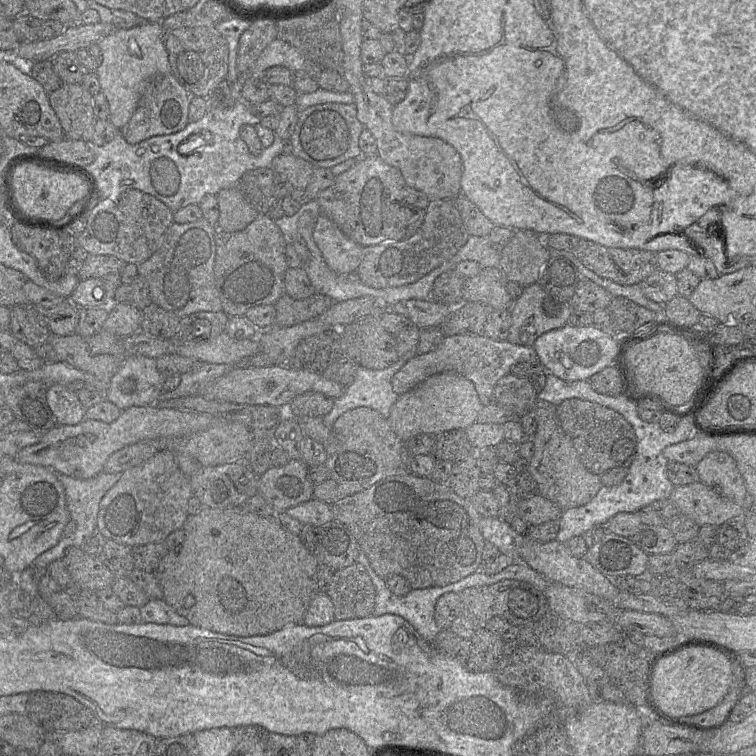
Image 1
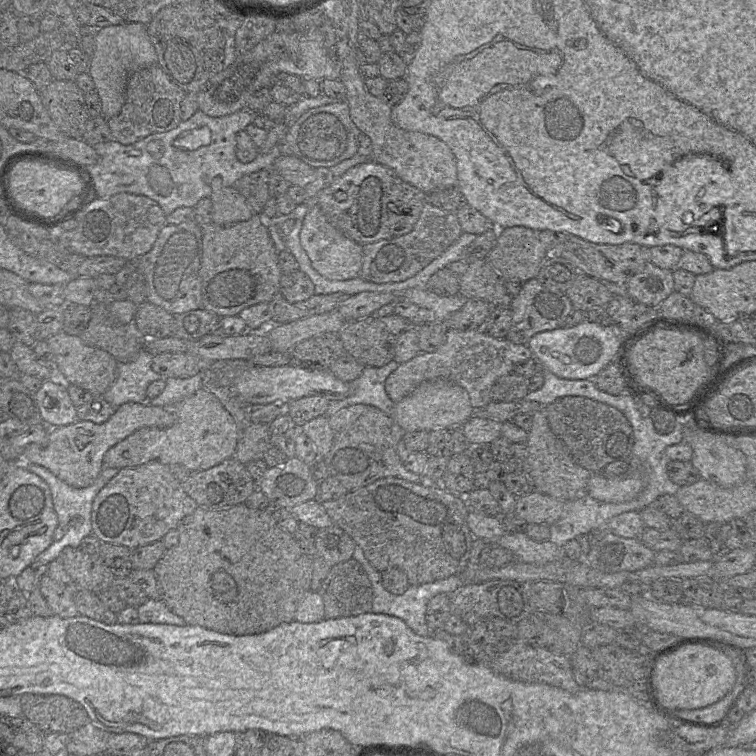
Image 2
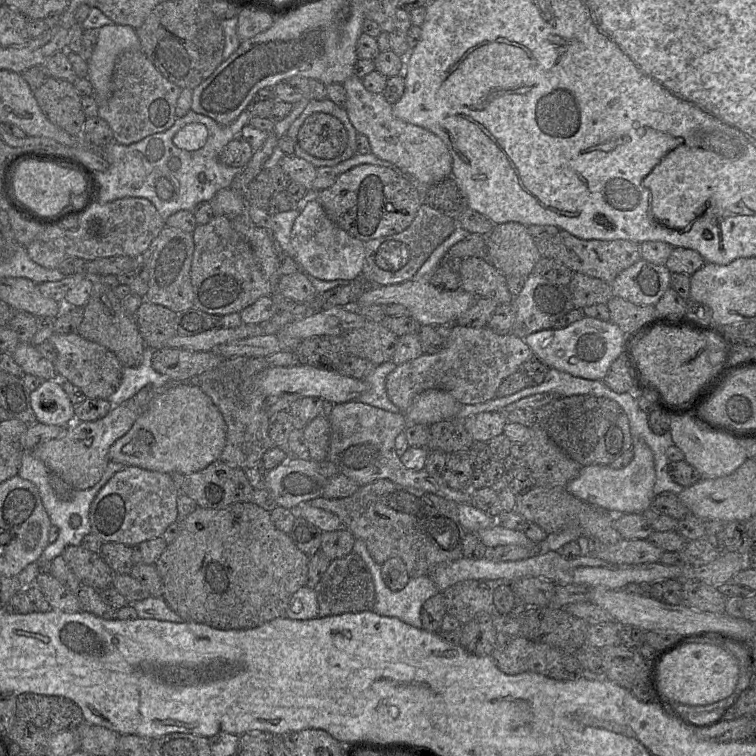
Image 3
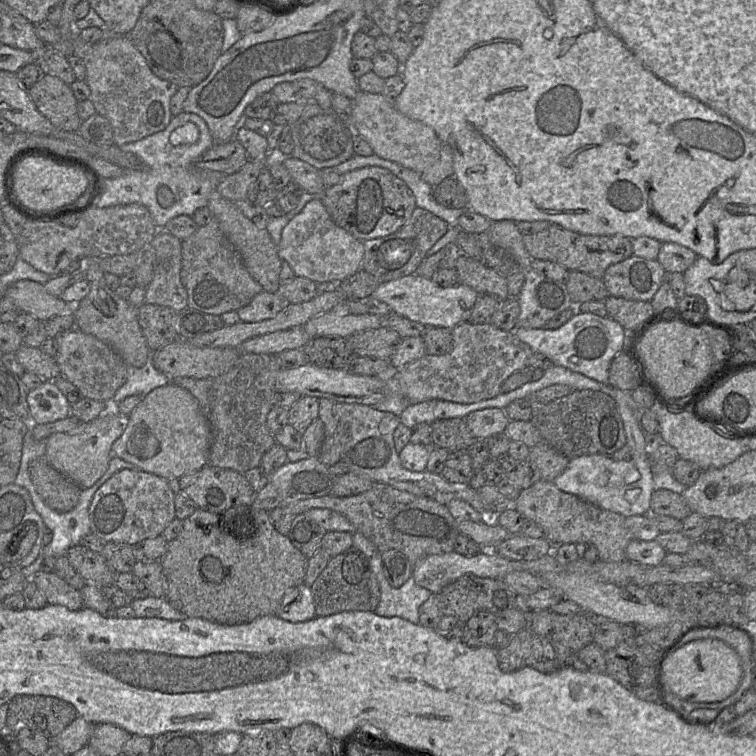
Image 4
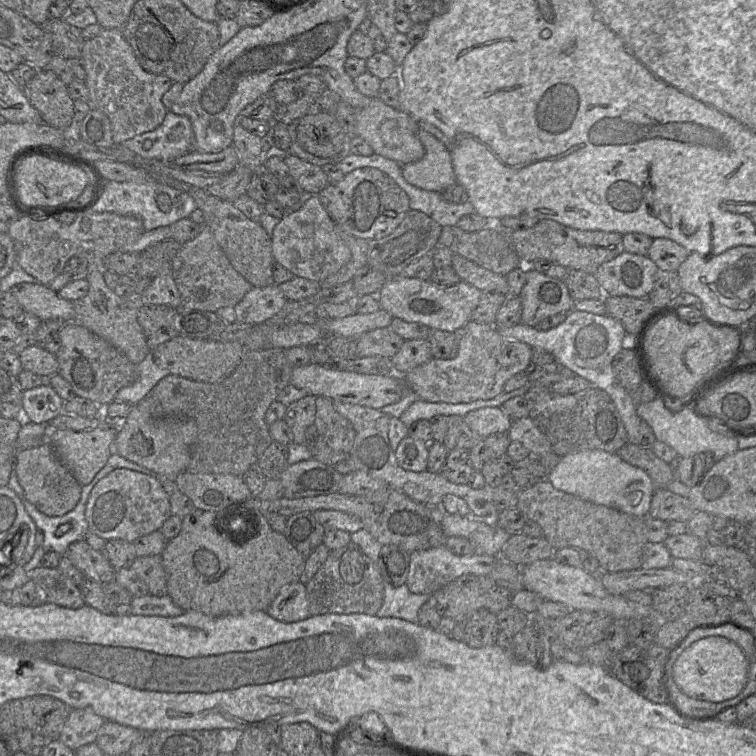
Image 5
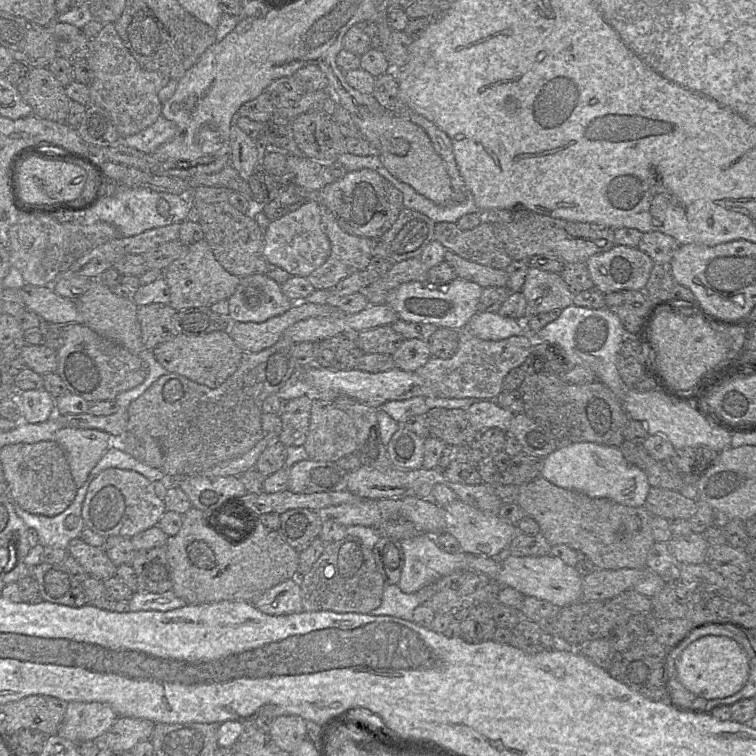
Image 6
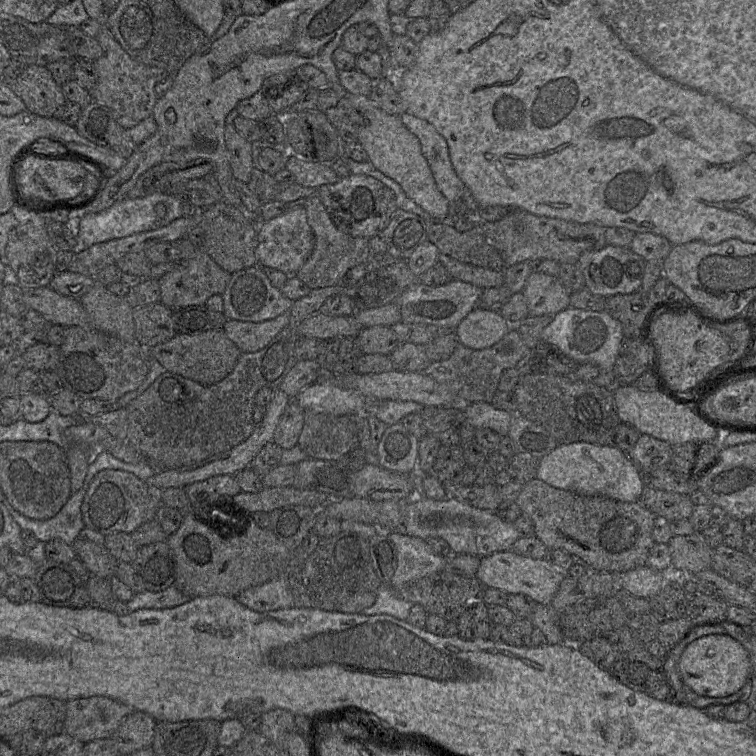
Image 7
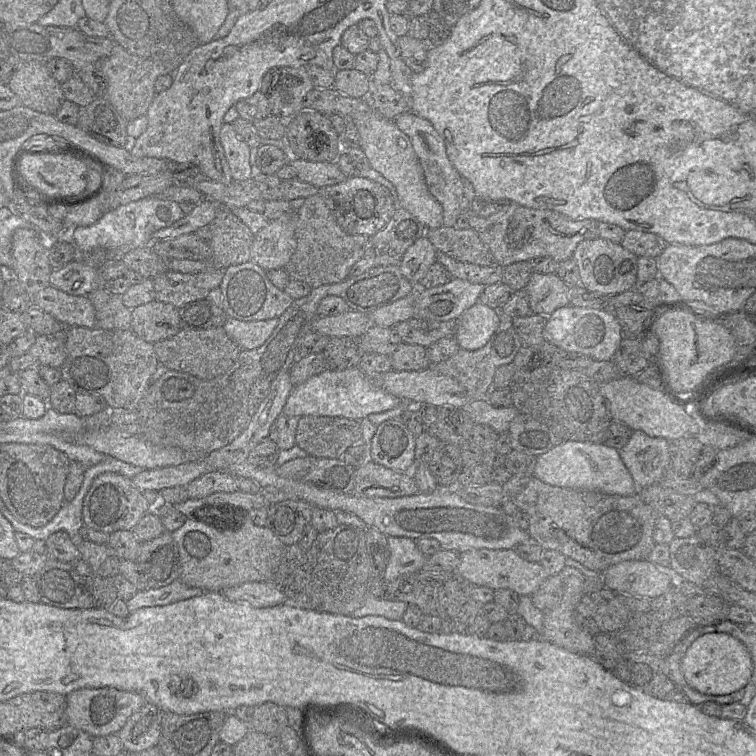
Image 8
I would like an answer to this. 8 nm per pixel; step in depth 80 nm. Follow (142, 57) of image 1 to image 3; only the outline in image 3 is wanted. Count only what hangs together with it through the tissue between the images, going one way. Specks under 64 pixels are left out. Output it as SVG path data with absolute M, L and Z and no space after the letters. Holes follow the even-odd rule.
M113 23L110 25L105 25L98 29L97 43L91 53L90 59L88 60L88 72L87 72L87 78L91 82L94 89L93 95L96 97L98 101L98 107L99 107L99 102L106 102L112 95L112 75L117 58L123 52L129 50L139 50L139 49L140 49L140 42L136 33L136 29L130 26Z

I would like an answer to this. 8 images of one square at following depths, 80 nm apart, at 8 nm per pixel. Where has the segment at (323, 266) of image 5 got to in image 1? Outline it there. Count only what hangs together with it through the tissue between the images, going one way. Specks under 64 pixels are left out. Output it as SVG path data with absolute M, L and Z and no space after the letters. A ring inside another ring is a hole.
M322 213L316 221L313 239L333 272L339 275L356 275L363 247L350 240Z

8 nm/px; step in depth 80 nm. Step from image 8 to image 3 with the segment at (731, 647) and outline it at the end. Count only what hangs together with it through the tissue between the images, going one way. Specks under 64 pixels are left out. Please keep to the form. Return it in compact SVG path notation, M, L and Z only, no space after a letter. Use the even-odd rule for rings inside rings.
M689 644L667 655L659 664L657 689L664 700L690 706L709 705L730 697L739 682L739 666L721 648Z

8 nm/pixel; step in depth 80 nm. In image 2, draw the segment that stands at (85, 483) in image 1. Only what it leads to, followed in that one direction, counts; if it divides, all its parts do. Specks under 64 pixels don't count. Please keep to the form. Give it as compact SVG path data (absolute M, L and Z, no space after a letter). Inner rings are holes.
M32 463L23 464L30 472L36 474L47 483L51 491L53 506L59 523L58 525L67 527L67 531L64 534L64 536L60 540L52 542L52 544L46 550L41 552L36 558L36 561L38 561L39 563L49 564L50 562L54 561L59 557L60 552L65 547L79 548L83 538L92 534L91 513L93 501L97 494L100 492L100 490L114 476L117 475L120 469L104 467L97 479L93 482L93 484L85 488L75 488L61 481L59 478L57 478L53 473L51 473L47 468L43 466L39 466ZM73 518L78 518L77 527L73 525L73 527L69 527L68 529L68 522L71 521Z

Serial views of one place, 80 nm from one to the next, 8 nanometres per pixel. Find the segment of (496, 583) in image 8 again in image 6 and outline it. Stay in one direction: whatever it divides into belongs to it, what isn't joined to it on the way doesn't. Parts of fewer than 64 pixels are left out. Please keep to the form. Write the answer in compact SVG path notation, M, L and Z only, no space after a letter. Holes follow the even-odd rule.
M504 554L500 557L500 572L497 583L501 587L510 587L525 597L535 597L564 607L581 600L582 576L575 567L565 564L559 558L545 556L513 556Z

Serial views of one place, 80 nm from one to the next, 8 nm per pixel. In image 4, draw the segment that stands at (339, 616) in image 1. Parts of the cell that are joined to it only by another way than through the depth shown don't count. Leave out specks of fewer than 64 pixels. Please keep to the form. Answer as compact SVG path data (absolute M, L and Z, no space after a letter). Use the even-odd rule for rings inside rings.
M353 546L331 557L310 589L316 616L330 616L344 611L374 611L381 597L378 580L367 557Z

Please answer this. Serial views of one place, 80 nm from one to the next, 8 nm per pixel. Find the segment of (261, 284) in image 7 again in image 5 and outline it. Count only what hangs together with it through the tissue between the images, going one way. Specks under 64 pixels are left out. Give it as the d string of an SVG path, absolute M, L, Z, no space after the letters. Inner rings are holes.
M277 284L252 287L234 306L236 321L249 324L265 323L278 314L287 301Z

